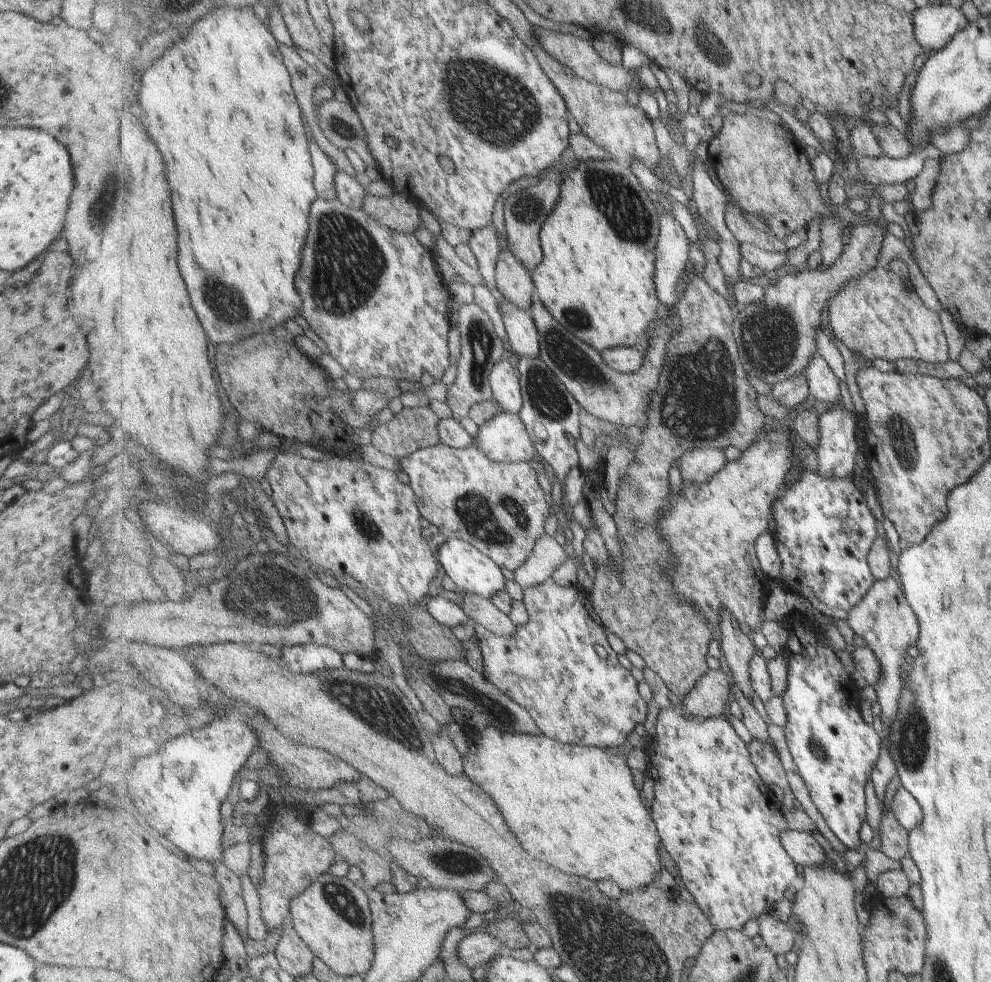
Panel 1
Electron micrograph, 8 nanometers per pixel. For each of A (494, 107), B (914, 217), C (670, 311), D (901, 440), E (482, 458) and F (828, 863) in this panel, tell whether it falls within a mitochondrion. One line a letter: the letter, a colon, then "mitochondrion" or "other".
A: mitochondrion
B: other
C: other
D: mitochondrion
E: other
F: other

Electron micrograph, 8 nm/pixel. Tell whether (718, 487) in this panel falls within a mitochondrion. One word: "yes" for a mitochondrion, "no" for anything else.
no

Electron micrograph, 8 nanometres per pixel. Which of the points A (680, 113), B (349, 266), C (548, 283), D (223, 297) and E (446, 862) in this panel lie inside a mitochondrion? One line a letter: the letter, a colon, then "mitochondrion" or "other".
A: other
B: mitochondrion
C: other
D: mitochondrion
E: mitochondrion

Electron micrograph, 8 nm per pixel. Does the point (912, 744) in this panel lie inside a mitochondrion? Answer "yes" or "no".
yes

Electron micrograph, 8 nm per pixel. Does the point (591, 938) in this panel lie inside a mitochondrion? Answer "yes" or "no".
yes

